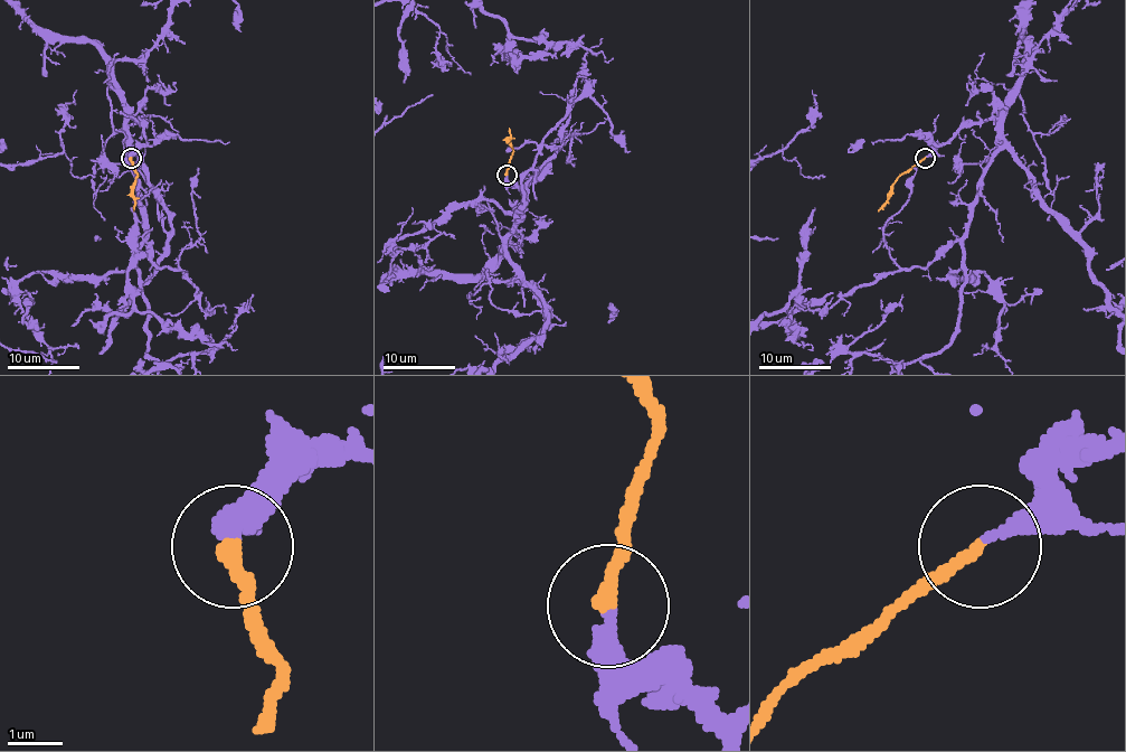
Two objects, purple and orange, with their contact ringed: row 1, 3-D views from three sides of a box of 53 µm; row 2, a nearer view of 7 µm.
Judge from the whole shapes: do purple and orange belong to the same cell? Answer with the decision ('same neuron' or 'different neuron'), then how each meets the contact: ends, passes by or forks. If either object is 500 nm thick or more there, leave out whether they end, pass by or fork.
same neuron; purple ends; orange ends

